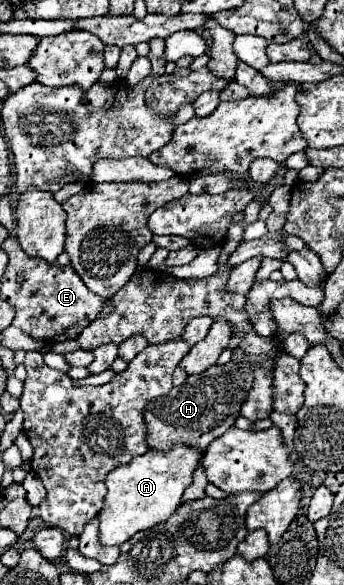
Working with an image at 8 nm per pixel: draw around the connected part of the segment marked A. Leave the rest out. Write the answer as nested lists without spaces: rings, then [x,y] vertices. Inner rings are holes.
[[[184,445],[166,453],[150,449],[146,455],[136,457],[128,465],[120,465],[110,471],[106,475],[108,493],[104,497],[104,507],[98,513],[98,543],[106,547],[120,545],[134,533],[166,521],[182,503],[182,493],[192,483],[192,471],[196,469],[200,457],[202,451]]]

